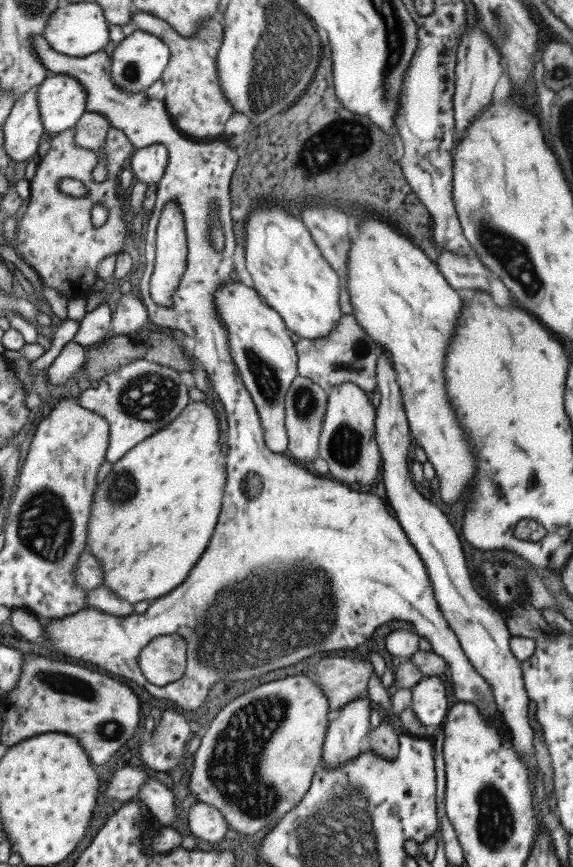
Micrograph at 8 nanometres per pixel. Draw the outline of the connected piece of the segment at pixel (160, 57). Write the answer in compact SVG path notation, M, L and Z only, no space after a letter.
M136 29L124 38L114 48L111 57L111 75L113 83L124 92L145 92L156 80L160 80L164 69L167 67L170 51L160 37L150 32Z

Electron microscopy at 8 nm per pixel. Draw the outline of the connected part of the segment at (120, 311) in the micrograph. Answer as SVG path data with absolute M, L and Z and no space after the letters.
M130 291L127 294L120 295L120 300L111 314L111 330L116 335L128 334L145 326L145 322L149 321L147 309L139 294Z

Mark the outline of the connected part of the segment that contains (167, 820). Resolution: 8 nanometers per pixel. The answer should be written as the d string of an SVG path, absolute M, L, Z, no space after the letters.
M158 780L146 782L146 786L137 792L136 799L154 814L162 826L169 826L178 816L178 804L175 805L176 797L172 789Z

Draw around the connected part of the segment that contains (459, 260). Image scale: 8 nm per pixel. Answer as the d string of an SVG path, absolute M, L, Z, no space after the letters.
M442 251L437 262L439 271L453 289L473 288L489 292L490 271L486 271L486 266L475 255L462 256L457 252Z

